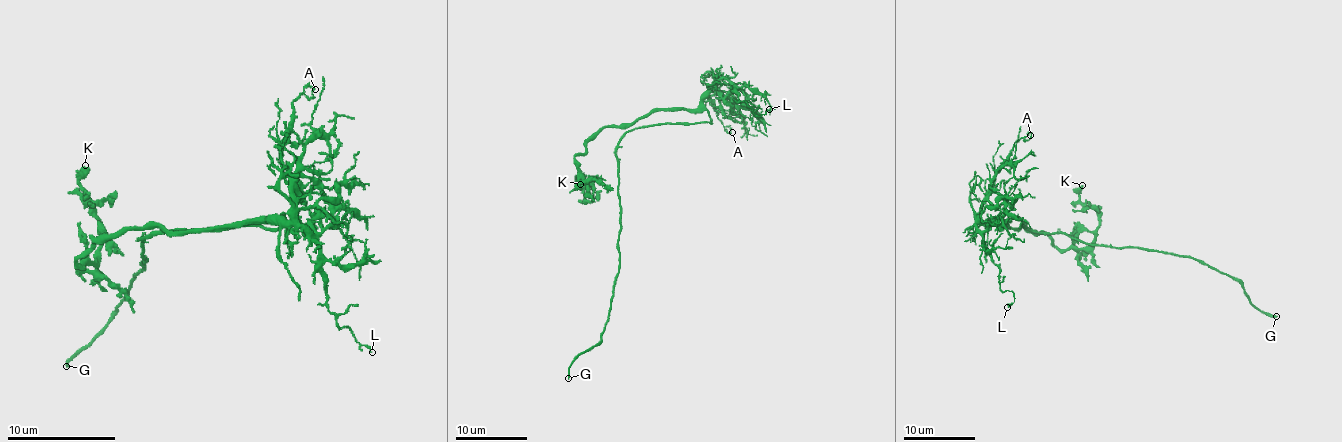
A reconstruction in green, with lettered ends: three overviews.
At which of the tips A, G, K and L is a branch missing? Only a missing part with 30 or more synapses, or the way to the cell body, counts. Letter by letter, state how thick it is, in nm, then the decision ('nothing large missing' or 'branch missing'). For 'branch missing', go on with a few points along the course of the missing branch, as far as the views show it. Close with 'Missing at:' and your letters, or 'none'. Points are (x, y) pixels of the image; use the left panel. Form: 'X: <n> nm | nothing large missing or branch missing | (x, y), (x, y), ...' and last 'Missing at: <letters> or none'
A: 120 nm | nothing large missing
G: 220 nm | branch missing | (66, 366), (74, 369), (95, 387), (106, 387), (133, 366), (155, 366), (160, 374)
K: 480 nm | nothing large missing
L: 140 nm | nothing large missing
Missing at: G

